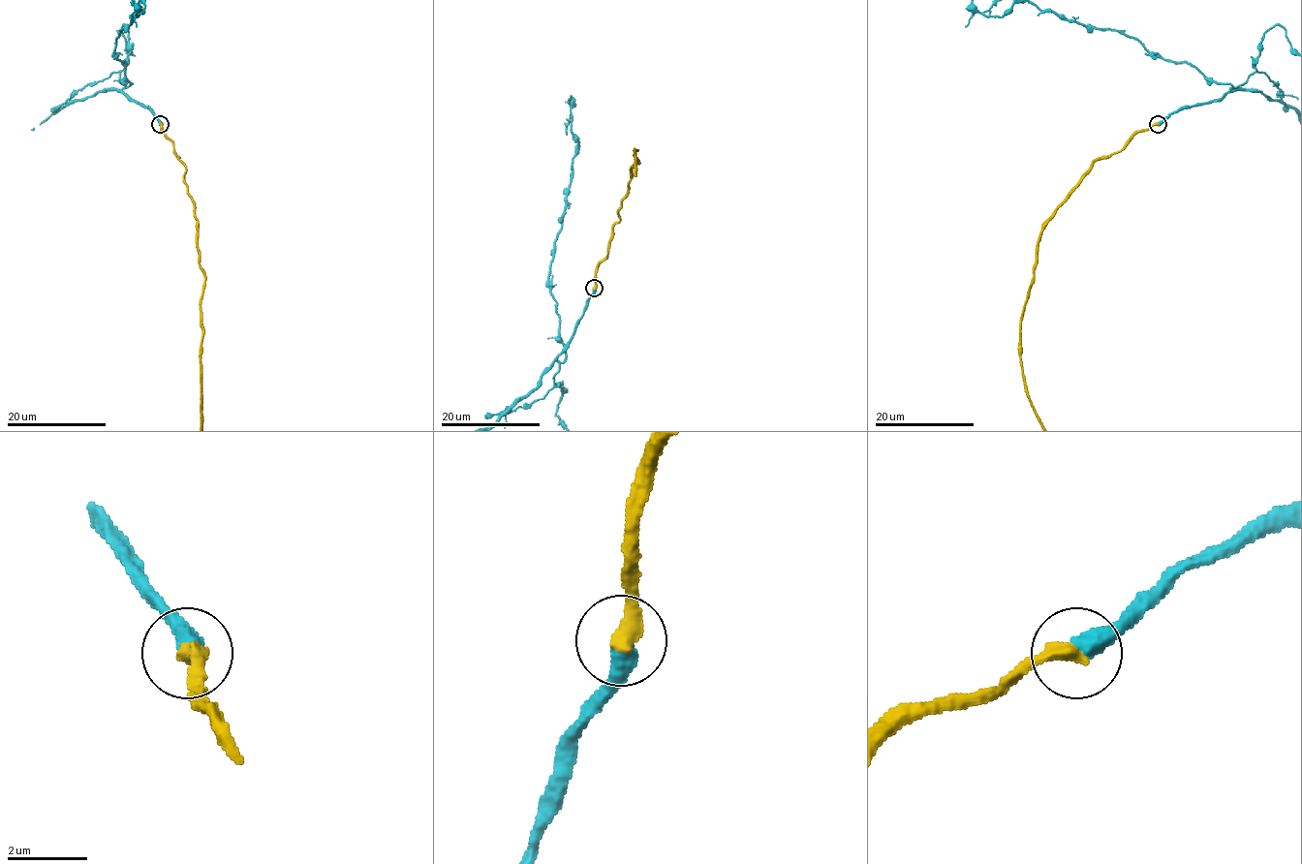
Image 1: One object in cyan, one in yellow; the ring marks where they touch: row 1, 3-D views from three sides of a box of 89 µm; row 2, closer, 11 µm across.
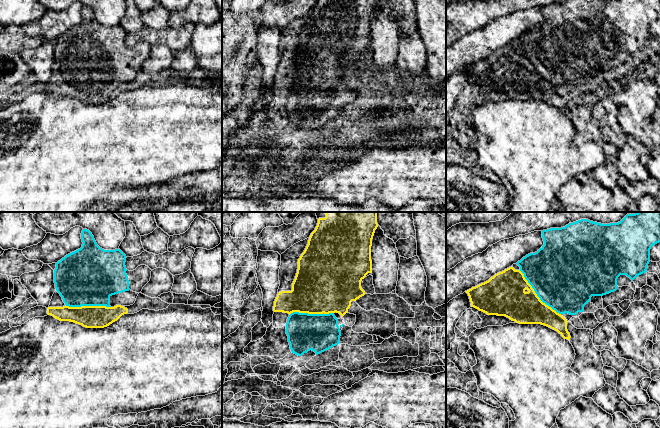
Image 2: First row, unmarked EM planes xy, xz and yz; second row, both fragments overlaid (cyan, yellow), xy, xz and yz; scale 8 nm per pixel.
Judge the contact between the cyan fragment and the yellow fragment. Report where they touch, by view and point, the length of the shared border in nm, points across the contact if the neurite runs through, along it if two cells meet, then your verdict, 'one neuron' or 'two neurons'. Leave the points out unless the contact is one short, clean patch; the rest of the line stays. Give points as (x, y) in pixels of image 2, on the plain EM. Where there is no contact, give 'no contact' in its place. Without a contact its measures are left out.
yz (537, 71) | 500 nm | one neuron

